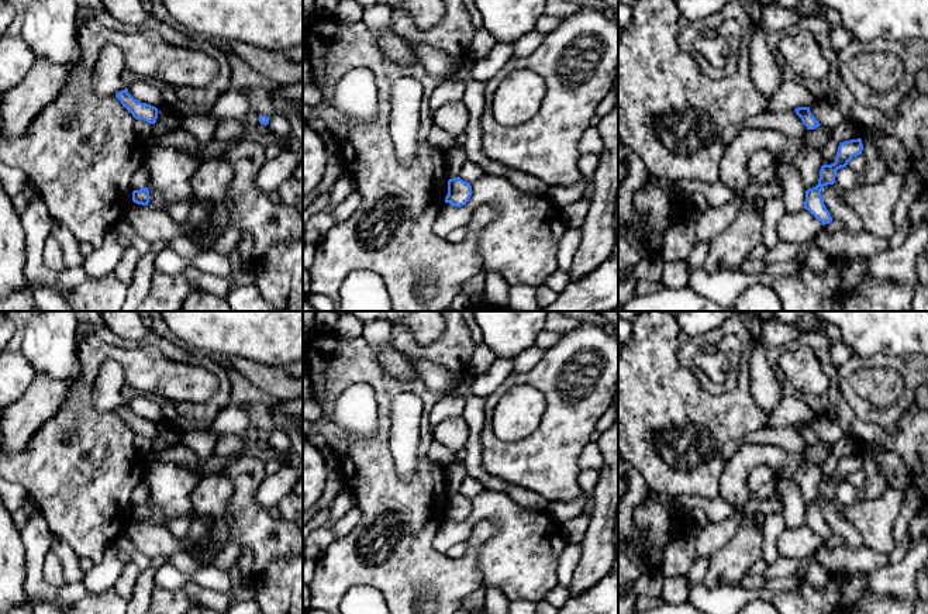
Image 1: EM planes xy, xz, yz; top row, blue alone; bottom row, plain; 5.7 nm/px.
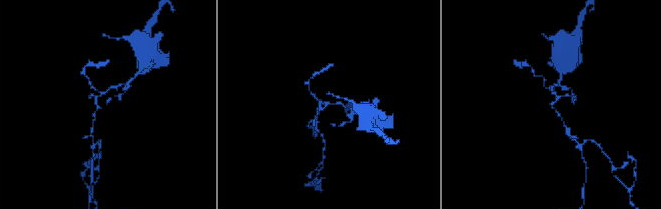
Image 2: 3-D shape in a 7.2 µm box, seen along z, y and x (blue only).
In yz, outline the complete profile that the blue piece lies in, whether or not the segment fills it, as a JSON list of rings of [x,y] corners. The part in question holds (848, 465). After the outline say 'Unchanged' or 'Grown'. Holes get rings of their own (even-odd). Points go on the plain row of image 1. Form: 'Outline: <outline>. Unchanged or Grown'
Outline: [[[860,453],[841,458],[838,462],[835,477],[831,480],[822,480],[820,486],[818,500],[813,504],[805,506],[804,524],[808,525],[818,537],[821,537],[822,541],[832,537],[832,532],[822,517],[822,503],[827,500],[834,500],[836,486],[841,483],[846,483],[848,477],[853,472],[860,470],[862,466],[863,459]]]. Unchanged

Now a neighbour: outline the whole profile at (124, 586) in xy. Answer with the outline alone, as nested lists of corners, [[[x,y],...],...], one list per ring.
[[[125,560],[125,566],[123,569],[123,573],[118,577],[118,580],[115,582],[115,584],[113,586],[114,590],[117,591],[117,594],[123,600],[125,600],[125,601],[130,600],[134,586],[139,577],[139,573],[141,573],[141,570],[134,562]]]

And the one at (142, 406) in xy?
[[[139,394],[127,404],[135,415],[151,420],[156,424],[163,422],[161,406],[146,394]]]

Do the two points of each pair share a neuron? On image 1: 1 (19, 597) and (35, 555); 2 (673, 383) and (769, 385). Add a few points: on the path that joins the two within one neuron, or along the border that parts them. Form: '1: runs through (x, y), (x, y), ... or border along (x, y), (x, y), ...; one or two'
1: border along (24, 548), (24, 593), (27, 599); two
2: border along (751, 351), (749, 392), (761, 407), (770, 411); two

